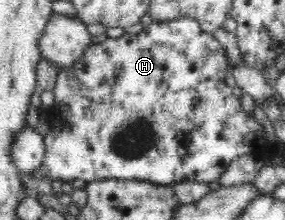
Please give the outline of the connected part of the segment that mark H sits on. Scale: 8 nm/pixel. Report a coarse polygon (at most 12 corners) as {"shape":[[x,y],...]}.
{"shape":[[186,16],[61,67],[42,164],[171,186],[259,158]]}

